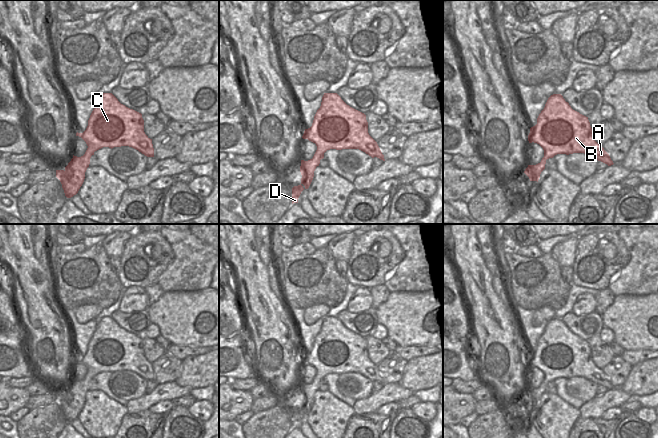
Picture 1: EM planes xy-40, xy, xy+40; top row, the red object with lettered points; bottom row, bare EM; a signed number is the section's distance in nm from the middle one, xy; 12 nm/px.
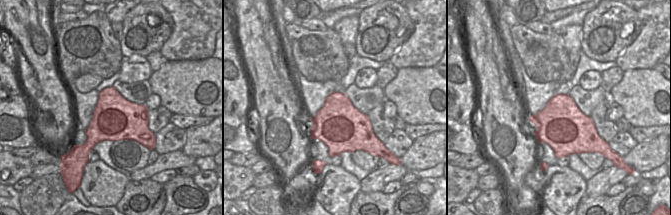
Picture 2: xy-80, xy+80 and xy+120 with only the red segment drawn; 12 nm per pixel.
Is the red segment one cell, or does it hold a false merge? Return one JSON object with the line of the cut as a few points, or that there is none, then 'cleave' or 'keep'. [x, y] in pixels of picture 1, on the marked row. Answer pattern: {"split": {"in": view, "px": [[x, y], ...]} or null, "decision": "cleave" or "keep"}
{"split": null, "decision": "keep"}

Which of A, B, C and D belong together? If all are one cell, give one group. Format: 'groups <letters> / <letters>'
groups A B C D

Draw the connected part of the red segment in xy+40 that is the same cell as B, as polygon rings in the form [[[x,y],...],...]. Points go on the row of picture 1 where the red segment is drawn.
[[[553,94],[548,98],[544,109],[537,118],[537,124],[530,128],[528,141],[539,144],[544,150],[541,162],[536,165],[528,165],[524,171],[530,181],[538,182],[541,172],[545,169],[546,160],[557,154],[584,153],[608,166],[614,164],[609,154],[594,140],[588,117],[573,110],[561,94]]]

